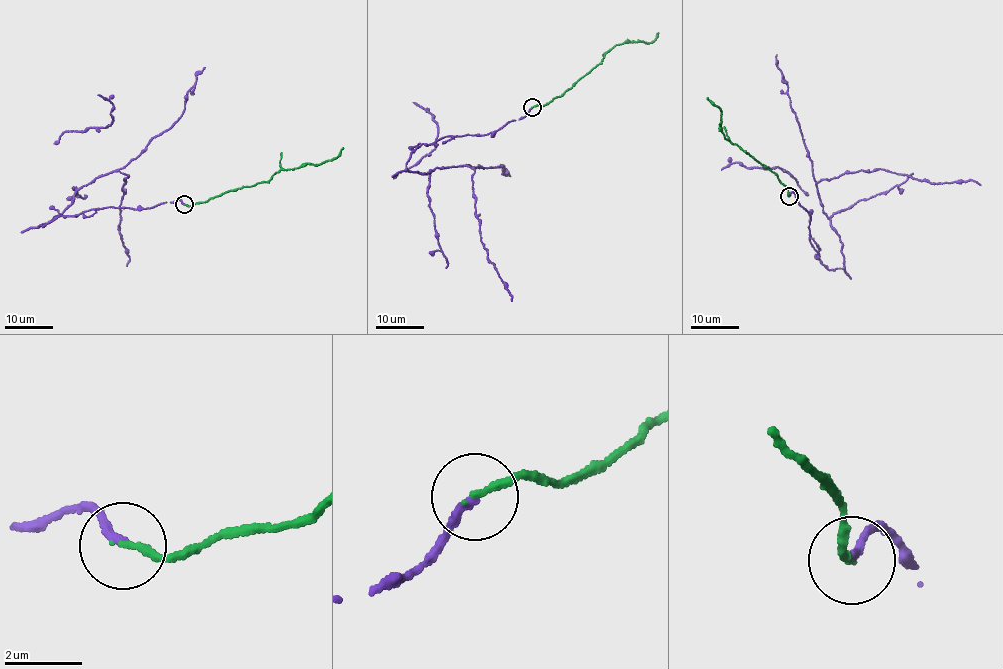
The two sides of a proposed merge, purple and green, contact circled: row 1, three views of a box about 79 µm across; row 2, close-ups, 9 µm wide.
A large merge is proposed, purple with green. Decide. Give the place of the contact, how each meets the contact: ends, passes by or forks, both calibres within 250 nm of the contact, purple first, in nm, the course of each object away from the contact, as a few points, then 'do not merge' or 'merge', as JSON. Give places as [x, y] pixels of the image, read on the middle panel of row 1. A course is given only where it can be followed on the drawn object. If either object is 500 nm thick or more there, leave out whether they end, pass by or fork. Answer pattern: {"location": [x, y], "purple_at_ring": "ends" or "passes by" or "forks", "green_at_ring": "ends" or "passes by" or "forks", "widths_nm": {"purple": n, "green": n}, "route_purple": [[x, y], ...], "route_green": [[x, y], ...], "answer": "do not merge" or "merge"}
{"location": [532, 107], "purple_at_ring": "ends", "green_at_ring": "ends", "widths_nm": {"purple": 220, "green": 180}, "route_purple": [[532, 107], [483, 135], [423, 143], [406, 163], [421, 174], [472, 167], [483, 248], [512, 300]], "route_green": [[532, 107], [545, 105], [564, 93], [616, 44], [649, 43], [658, 34]], "answer": "merge"}

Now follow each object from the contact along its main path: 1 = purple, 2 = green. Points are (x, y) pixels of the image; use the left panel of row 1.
1: (184, 204), (93, 209), (38, 226), (58, 216), (86, 184), (110, 172), (127, 174), (118, 228), (127, 266)
2: (184, 204), (198, 203), (231, 190), (268, 181), (276, 172), (308, 164), (318, 165), (338, 155), (343, 147)

